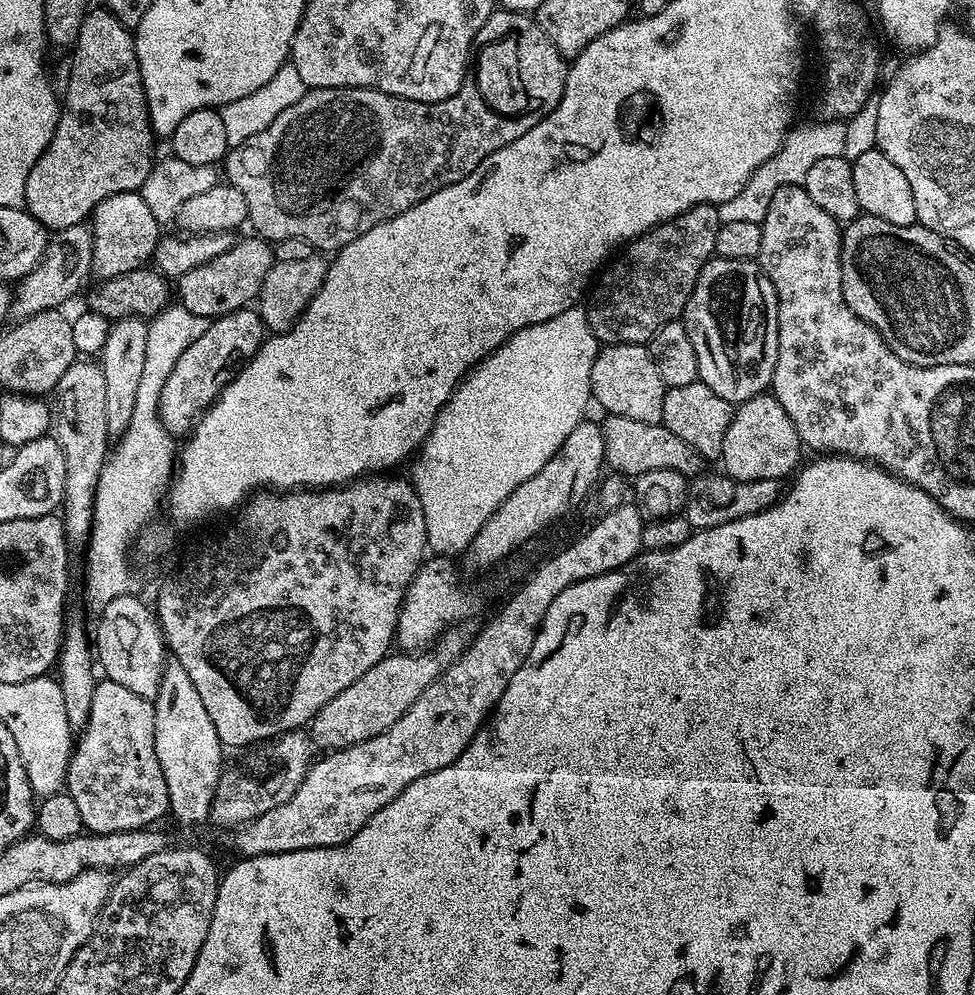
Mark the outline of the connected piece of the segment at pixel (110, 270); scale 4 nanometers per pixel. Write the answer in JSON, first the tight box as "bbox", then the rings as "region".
{"bbox":[90,192,162,280],"region":[[[123,192],[106,198],[92,209],[90,227],[94,238],[92,272],[105,280],[145,267],[155,257],[156,246],[162,239],[162,226],[150,214],[139,192]]]}

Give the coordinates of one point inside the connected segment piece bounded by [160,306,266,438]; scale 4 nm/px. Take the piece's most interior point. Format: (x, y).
(210, 363)

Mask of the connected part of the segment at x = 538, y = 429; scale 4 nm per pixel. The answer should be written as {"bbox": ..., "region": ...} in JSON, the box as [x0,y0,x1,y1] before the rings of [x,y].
{"bbox":[410,306,598,558],"region":[[[577,306],[546,322],[538,322],[534,326],[526,326],[522,330],[518,330],[503,346],[491,352],[485,360],[481,360],[457,384],[455,392],[445,402],[444,409],[438,414],[430,434],[415,453],[416,465],[412,468],[412,476],[410,475],[411,483],[422,502],[422,514],[426,518],[428,548],[435,555],[452,558],[455,557],[455,552],[463,553],[478,532],[482,530],[482,526],[486,526],[486,522],[494,514],[494,510],[498,510],[498,506],[502,506],[502,502],[506,502],[506,498],[510,498],[510,494],[514,494],[514,490],[518,490],[518,486],[522,486],[522,482],[534,478],[534,474],[538,474],[538,470],[542,470],[542,466],[546,466],[546,462],[550,462],[550,458],[558,450],[558,446],[562,446],[562,442],[566,442],[566,434],[570,434],[570,430],[574,430],[574,426],[578,426],[581,420],[585,419],[587,412],[584,411],[588,408],[588,400],[590,404],[593,399],[590,370],[596,361],[597,351],[598,341],[596,335],[590,330],[588,313],[583,307]]]}

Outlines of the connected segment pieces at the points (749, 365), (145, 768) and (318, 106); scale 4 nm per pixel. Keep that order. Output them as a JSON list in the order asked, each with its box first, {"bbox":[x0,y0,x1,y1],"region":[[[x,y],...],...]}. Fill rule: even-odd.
[{"bbox":[682,259,778,406],"region":[[[755,259],[709,260],[700,271],[682,319],[690,334],[690,342],[694,342],[698,378],[706,386],[710,386],[710,390],[714,390],[718,398],[726,398],[726,402],[739,406],[750,398],[769,391],[774,366],[778,362],[778,298],[772,283],[766,278],[762,279],[759,263]]]},{"bbox":[66,678,169,836],"region":[[[107,678],[101,679],[94,690],[93,702],[90,705],[89,720],[85,722],[82,731],[79,733],[80,741],[75,741],[71,749],[71,756],[68,764],[68,775],[66,791],[74,798],[78,810],[82,814],[82,822],[89,833],[101,836],[102,834],[114,834],[115,832],[129,832],[155,825],[155,820],[169,815],[168,791],[166,790],[166,778],[162,774],[162,766],[158,766],[158,754],[154,754],[154,704],[153,701],[134,694],[134,690],[126,690],[126,686],[118,686],[118,682]]]},{"bbox":[222,85,533,250],"region":[[[464,85],[453,96],[439,100],[436,104],[427,104],[421,100],[407,100],[401,96],[391,96],[373,88],[314,88],[305,91],[304,97],[298,102],[294,102],[294,106],[290,106],[290,110],[282,110],[282,114],[278,114],[278,118],[274,118],[274,122],[270,122],[270,126],[266,126],[266,130],[254,134],[254,138],[246,138],[246,142],[229,147],[227,155],[222,161],[222,172],[224,168],[225,174],[228,175],[225,176],[227,183],[242,190],[242,198],[246,198],[246,210],[248,211],[247,223],[253,224],[257,228],[253,229],[263,239],[275,242],[286,238],[302,238],[306,242],[310,242],[313,249],[316,250],[320,250],[320,248],[339,250],[350,242],[354,242],[354,238],[366,234],[366,230],[370,230],[375,224],[381,224],[383,220],[389,220],[392,216],[396,216],[408,208],[413,208],[415,204],[422,202],[430,194],[434,194],[446,186],[454,186],[454,182],[462,182],[462,178],[466,178],[482,161],[490,158],[490,154],[494,154],[494,150],[502,150],[502,146],[522,138],[522,134],[526,134],[526,130],[530,130],[533,123],[533,117],[528,117],[528,114],[501,116],[487,105],[486,100],[482,100],[482,94],[474,94],[474,90],[464,87]],[[339,180],[341,188],[340,192],[336,192],[336,183]]]}]

